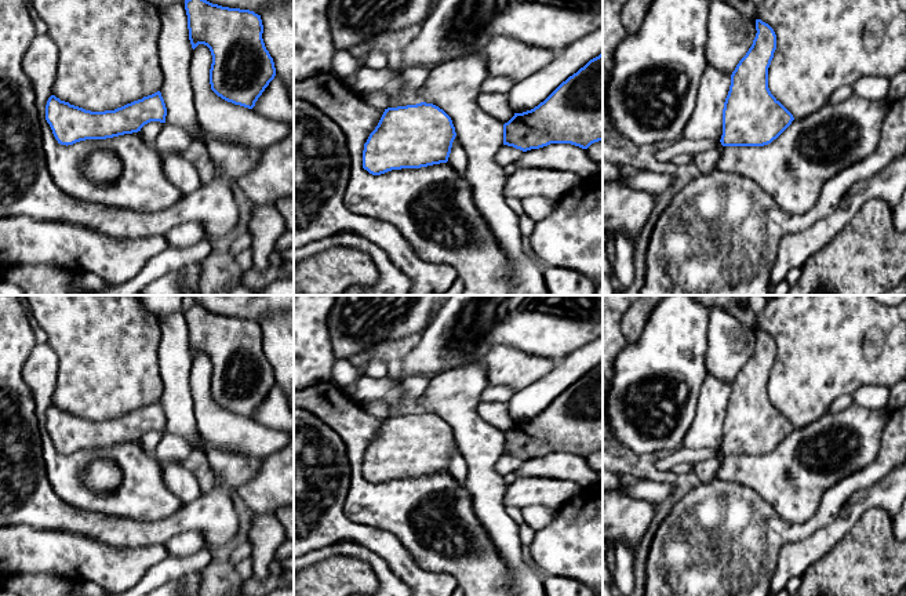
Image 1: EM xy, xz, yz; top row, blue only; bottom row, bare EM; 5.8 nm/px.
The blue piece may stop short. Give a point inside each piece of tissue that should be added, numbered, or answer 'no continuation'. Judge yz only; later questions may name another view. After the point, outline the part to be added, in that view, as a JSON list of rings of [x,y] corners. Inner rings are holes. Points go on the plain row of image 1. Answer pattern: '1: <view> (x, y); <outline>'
no continuation

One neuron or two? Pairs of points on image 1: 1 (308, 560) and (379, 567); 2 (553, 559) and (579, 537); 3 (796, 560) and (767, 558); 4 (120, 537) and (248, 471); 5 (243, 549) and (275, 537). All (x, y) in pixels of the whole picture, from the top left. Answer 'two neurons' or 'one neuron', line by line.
1: one neuron
2: one neuron
3: two neurons
4: one neuron
5: two neurons

